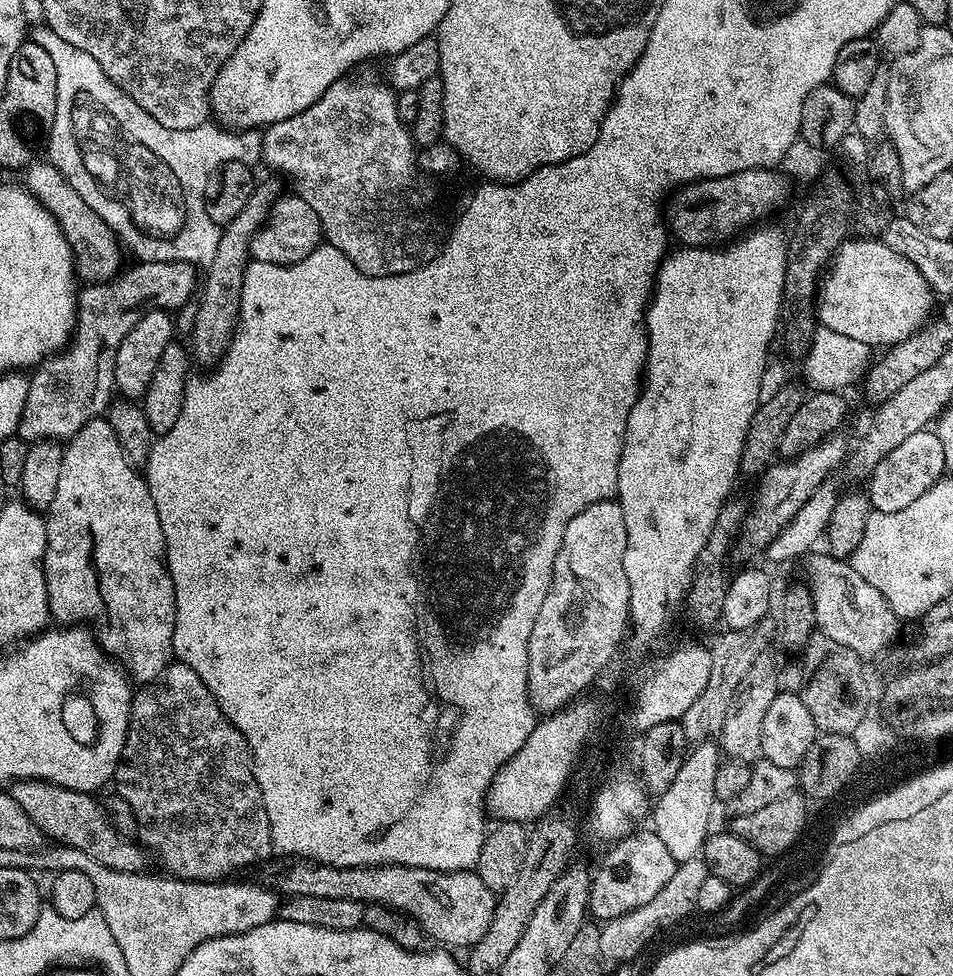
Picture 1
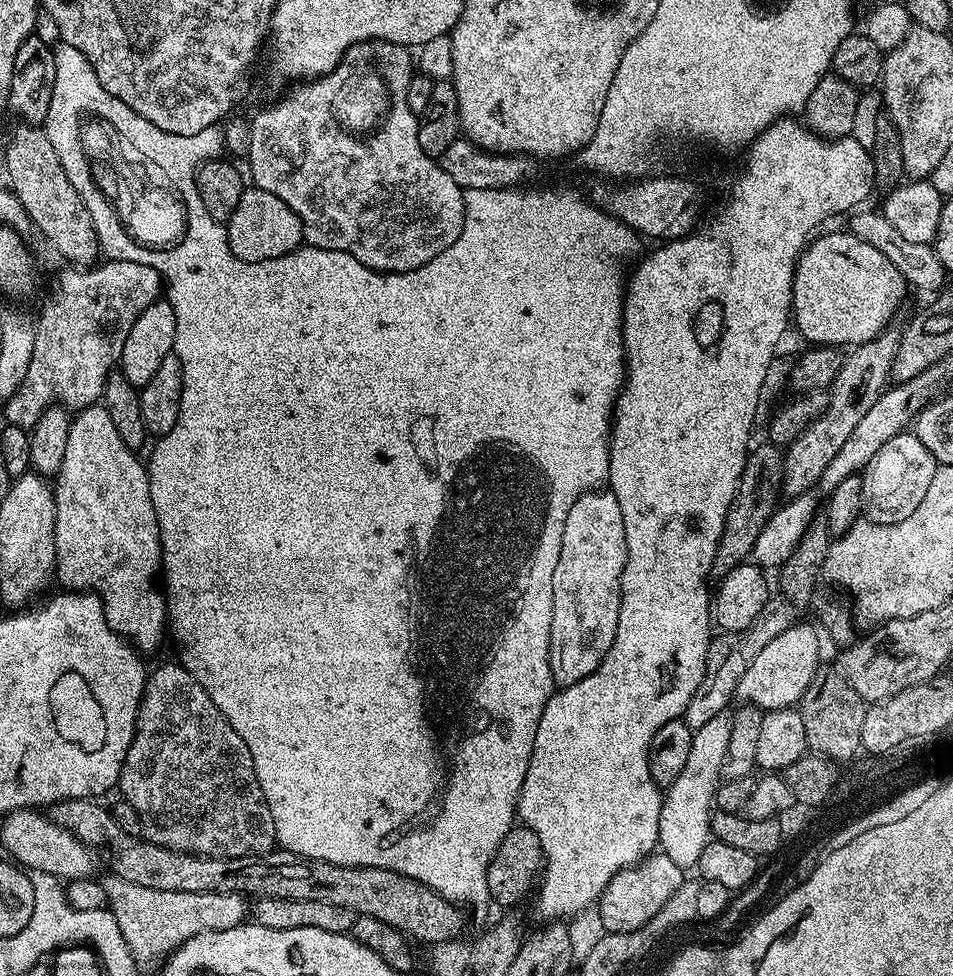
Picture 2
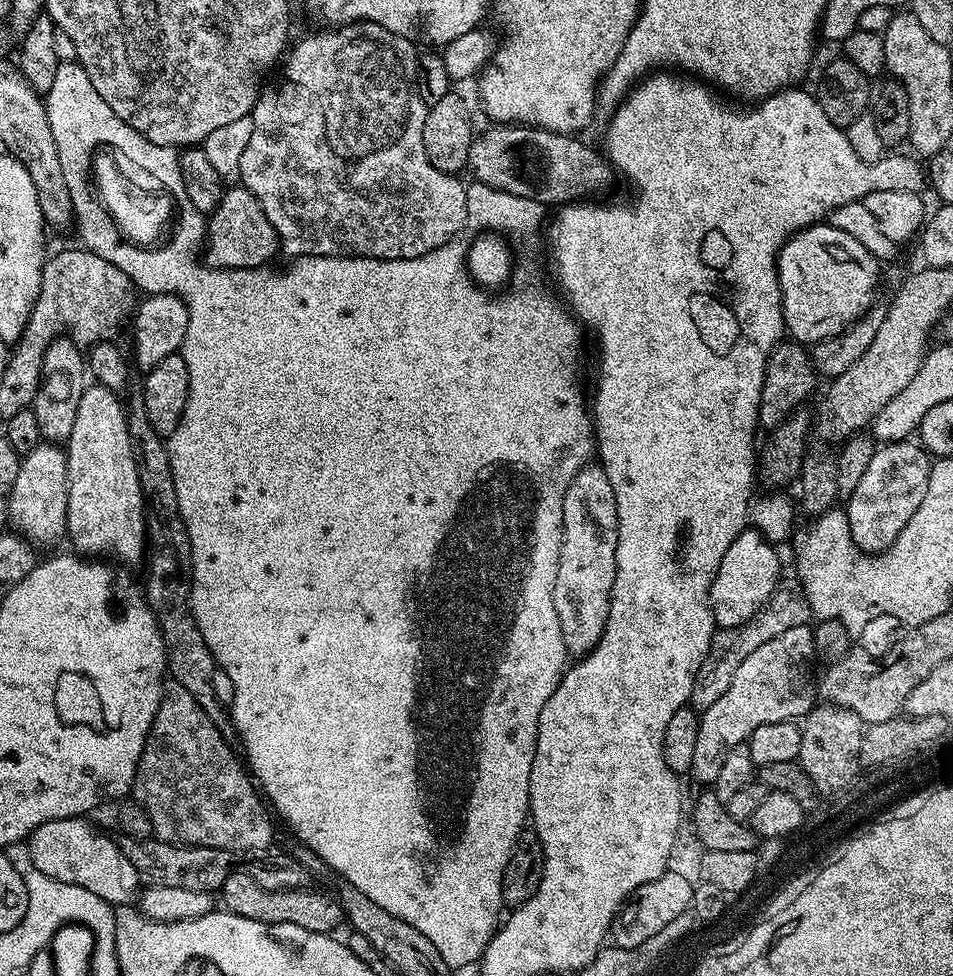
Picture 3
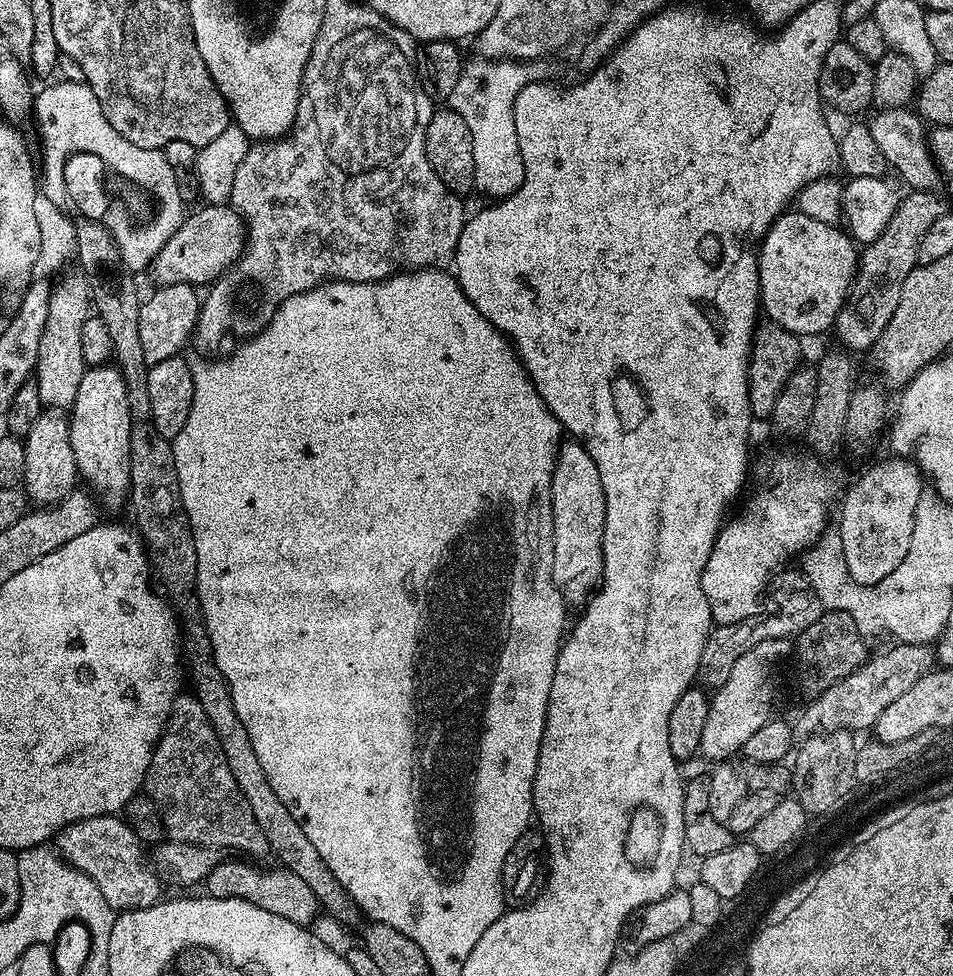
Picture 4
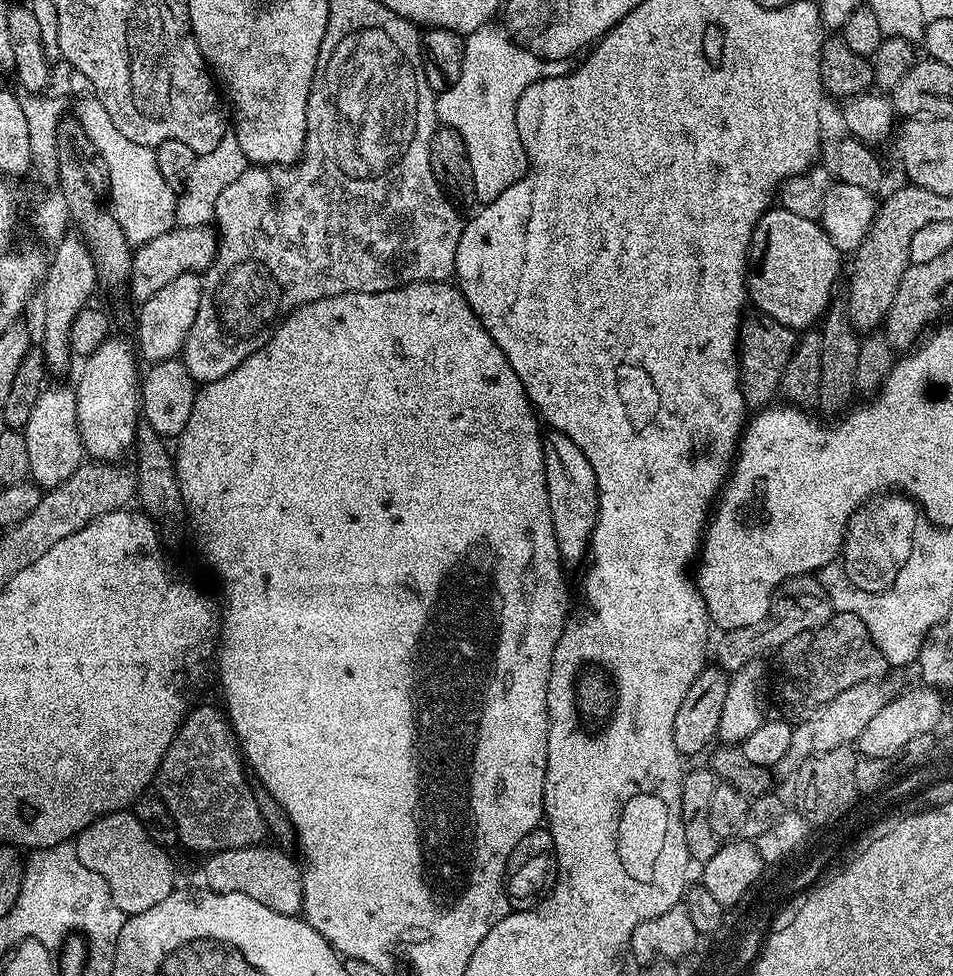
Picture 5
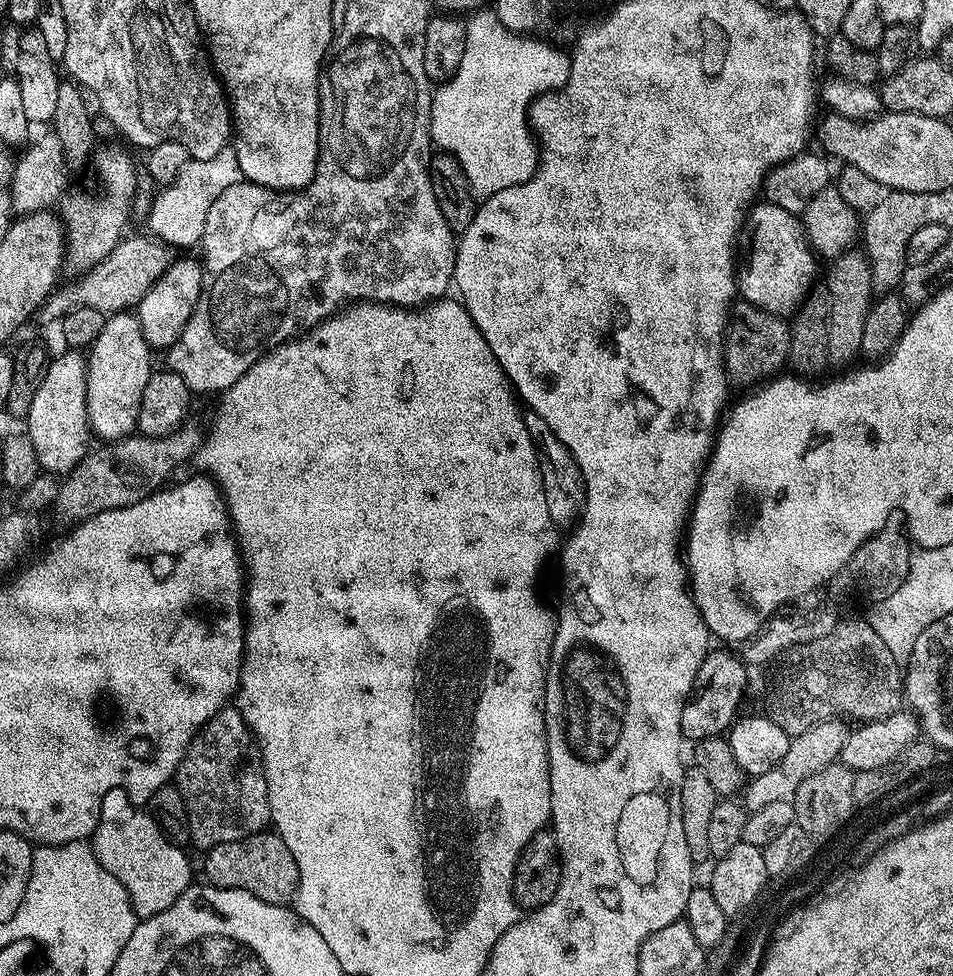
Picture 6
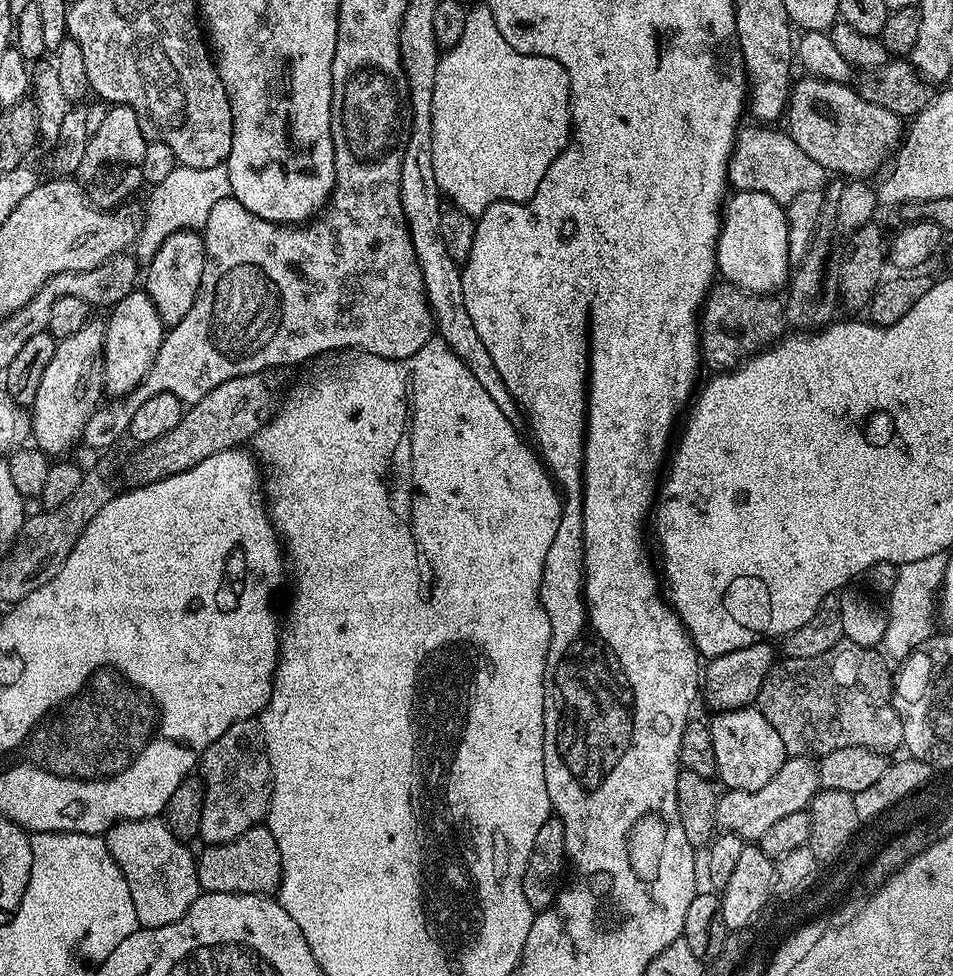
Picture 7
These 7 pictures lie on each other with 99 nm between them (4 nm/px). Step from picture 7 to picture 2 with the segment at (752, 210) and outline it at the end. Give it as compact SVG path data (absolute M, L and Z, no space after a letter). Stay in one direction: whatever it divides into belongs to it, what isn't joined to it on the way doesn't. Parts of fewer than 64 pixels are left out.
M850 231L819 236L800 253L792 274L794 328L812 346L865 344L891 325L910 285L889 258Z

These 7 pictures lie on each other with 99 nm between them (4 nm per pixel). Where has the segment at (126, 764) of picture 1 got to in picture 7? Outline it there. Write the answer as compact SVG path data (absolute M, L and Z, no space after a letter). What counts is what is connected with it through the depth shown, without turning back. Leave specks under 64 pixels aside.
M255 719L234 722L200 757L198 775L204 781L202 826L199 839L205 845L237 840L246 830L265 823L272 801L272 767L264 745L264 733Z

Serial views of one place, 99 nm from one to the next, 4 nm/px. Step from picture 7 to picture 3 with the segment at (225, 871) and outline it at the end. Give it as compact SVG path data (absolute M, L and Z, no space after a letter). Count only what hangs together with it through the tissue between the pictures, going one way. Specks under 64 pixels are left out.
M233 870L220 887L218 900L227 911L238 914L242 918L254 918L254 922L267 924L289 924L302 926L307 932L335 933L336 927L344 920L344 911L340 909L339 900L331 895L323 896L320 892L312 892L308 888L295 888L285 892L266 890L258 886L248 877L247 871Z

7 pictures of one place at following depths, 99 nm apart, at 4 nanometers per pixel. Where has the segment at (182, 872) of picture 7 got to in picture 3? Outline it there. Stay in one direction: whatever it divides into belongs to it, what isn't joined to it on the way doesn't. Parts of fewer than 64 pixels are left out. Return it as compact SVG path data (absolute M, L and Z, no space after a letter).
M84 818L42 822L42 826L35 828L26 841L32 864L38 870L42 870L42 874L50 874L50 878L54 878L58 882L77 884L90 890L90 894L98 894L98 898L102 898L107 904L113 906L131 905L137 899L142 888L140 875L134 870L130 858L126 858L123 847L119 843L116 845L106 833L91 828L87 824L88 822Z

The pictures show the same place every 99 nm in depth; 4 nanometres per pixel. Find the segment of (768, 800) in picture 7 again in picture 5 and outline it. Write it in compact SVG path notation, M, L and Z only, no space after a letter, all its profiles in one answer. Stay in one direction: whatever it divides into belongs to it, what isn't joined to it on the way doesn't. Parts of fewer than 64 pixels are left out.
M874 680L858 682L854 686L850 686L850 690L842 690L842 694L838 694L838 698L823 705L815 714L809 715L812 716L809 720L802 721L800 725L797 723L792 729L790 750L786 750L784 757L775 764L775 771L792 774L811 756L834 750L849 742L855 742L862 734L862 730L866 730L870 718L874 718L874 714L878 714L878 710L882 710L882 706L886 706L894 695L894 689L884 683L877 683Z

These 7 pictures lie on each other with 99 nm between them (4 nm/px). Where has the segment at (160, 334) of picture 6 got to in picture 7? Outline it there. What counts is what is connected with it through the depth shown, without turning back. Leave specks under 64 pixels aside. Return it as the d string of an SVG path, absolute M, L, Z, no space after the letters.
M182 231L170 234L161 245L153 260L146 266L148 277L143 277L142 288L154 302L165 326L182 322L198 298L198 286L204 269L204 238L199 231Z

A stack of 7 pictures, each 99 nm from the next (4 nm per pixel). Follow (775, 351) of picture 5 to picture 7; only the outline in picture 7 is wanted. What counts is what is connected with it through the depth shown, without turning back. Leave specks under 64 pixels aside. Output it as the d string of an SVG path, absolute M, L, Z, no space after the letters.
M727 282L717 283L698 313L703 363L716 368L712 370L717 373L731 372L756 353L777 343L785 335L786 323L784 305L776 298L772 294L743 292Z

